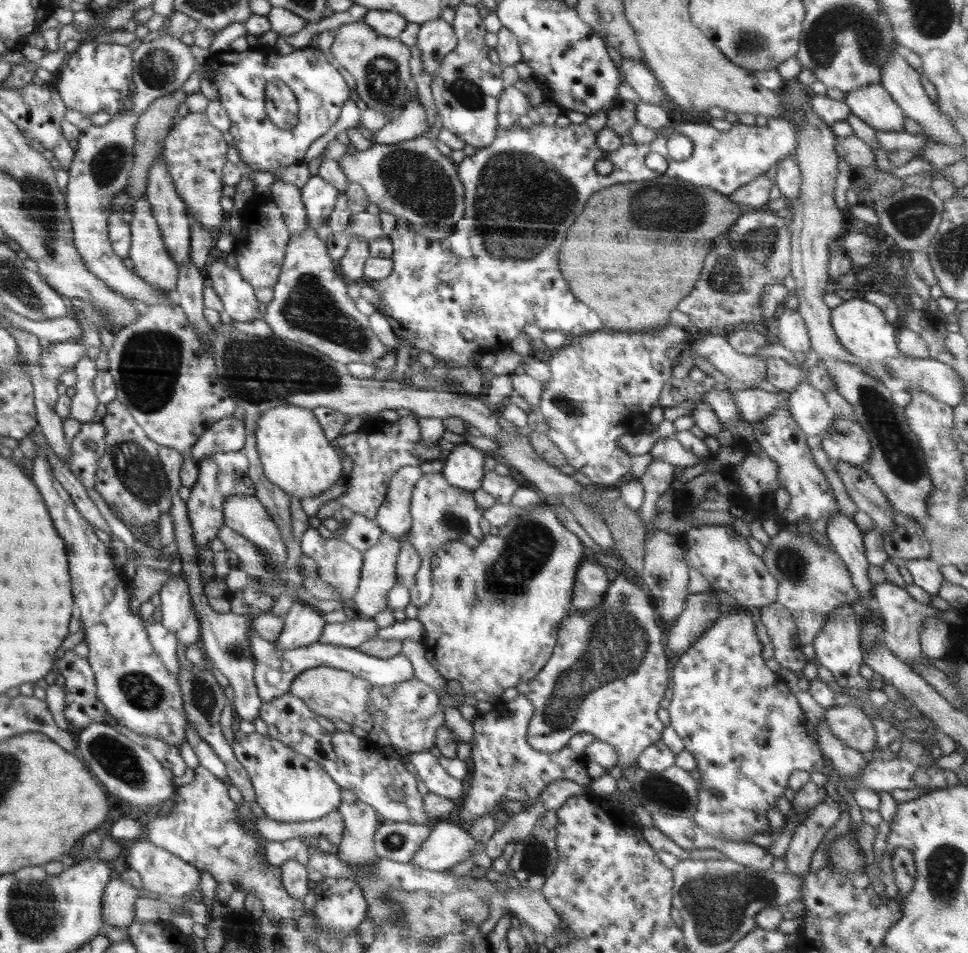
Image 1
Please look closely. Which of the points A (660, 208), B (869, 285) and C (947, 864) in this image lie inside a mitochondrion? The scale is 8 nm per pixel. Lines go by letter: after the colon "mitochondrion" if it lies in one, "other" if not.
A: mitochondrion
B: other
C: mitochondrion

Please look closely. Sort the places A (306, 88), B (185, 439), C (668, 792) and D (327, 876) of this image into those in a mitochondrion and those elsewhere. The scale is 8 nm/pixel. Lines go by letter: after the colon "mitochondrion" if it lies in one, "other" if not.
A: other
B: other
C: mitochondrion
D: other

